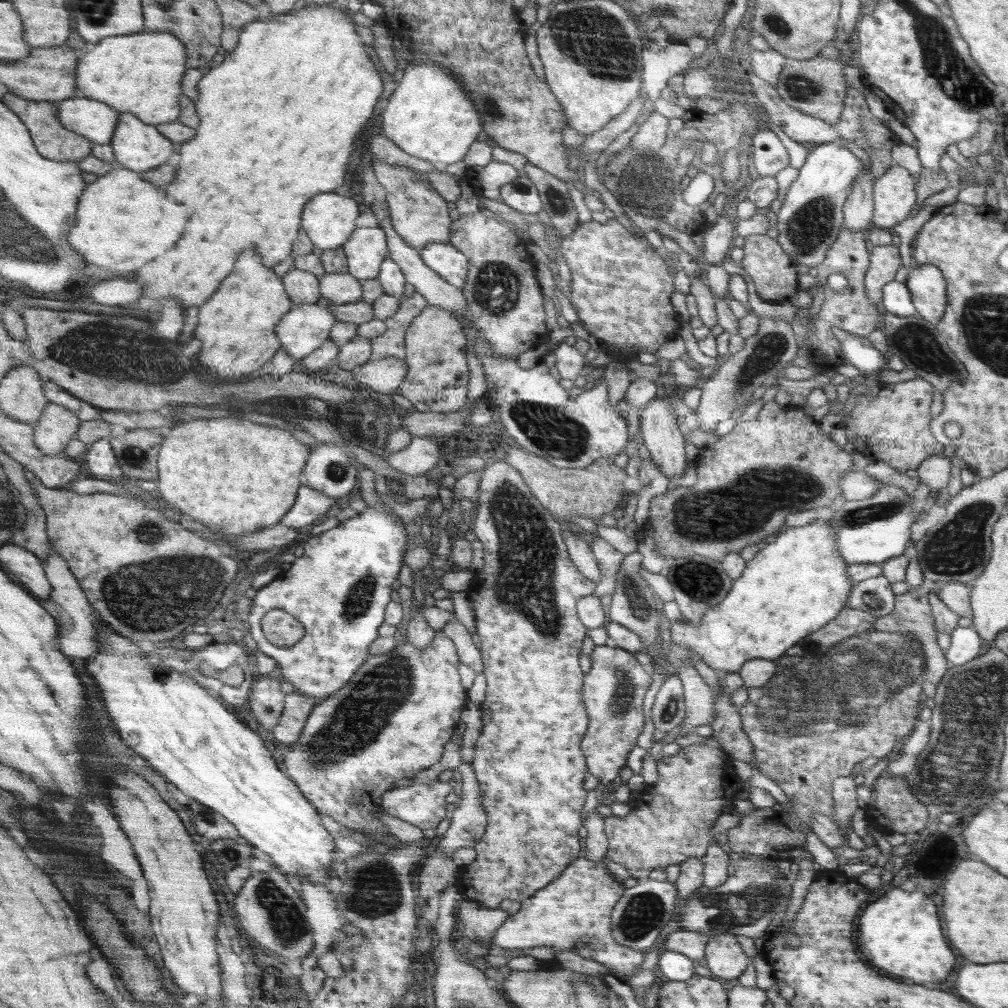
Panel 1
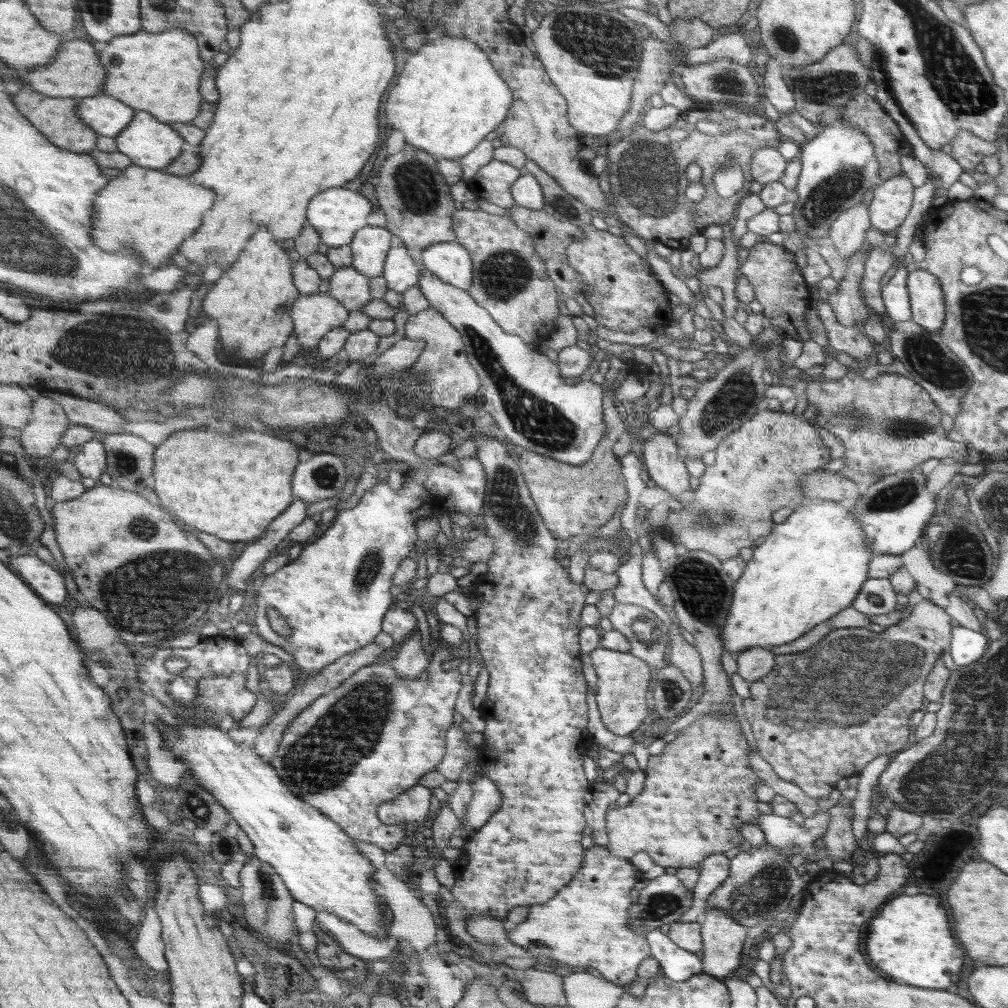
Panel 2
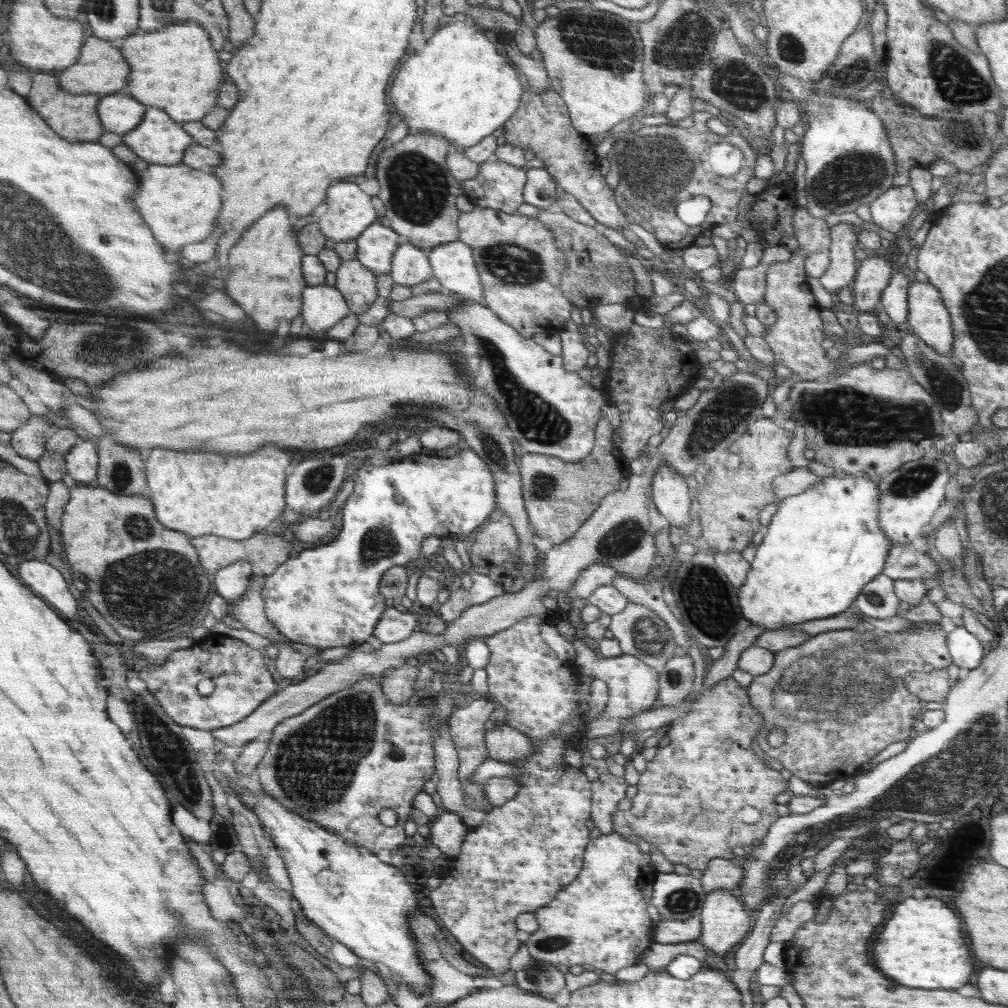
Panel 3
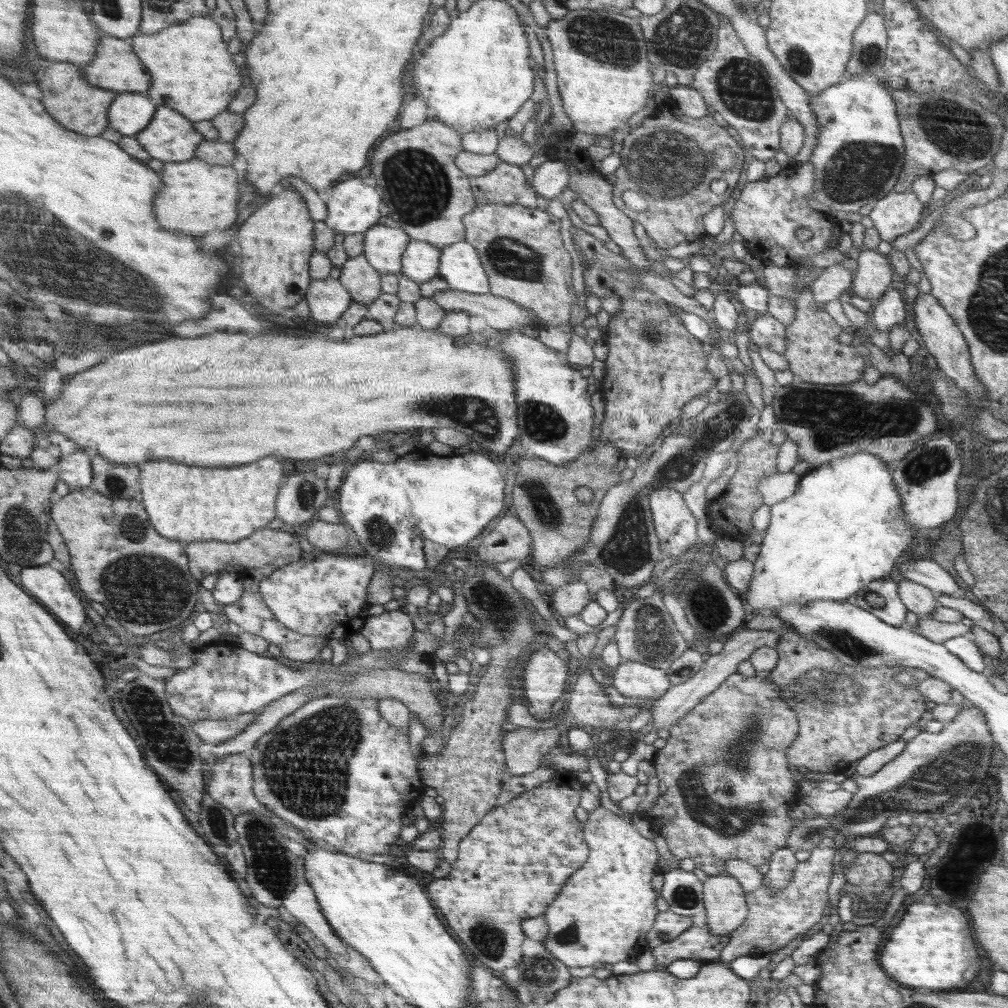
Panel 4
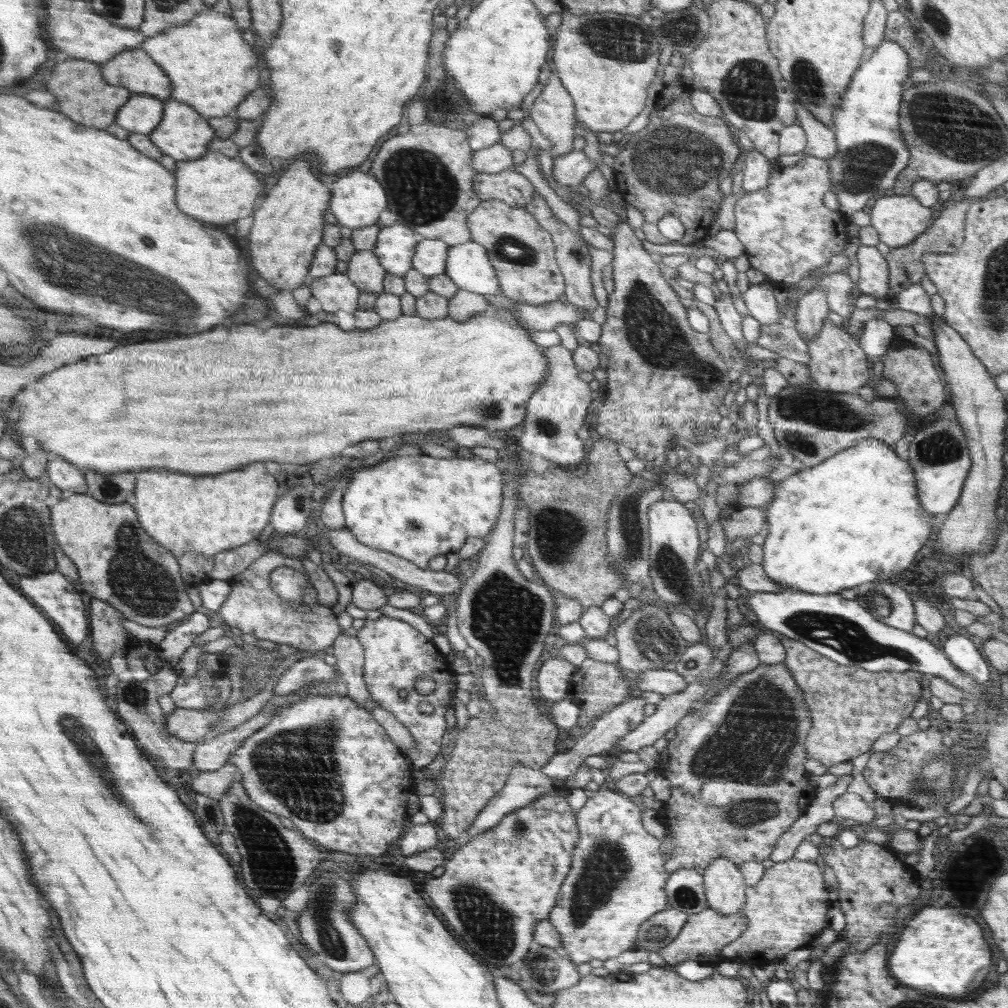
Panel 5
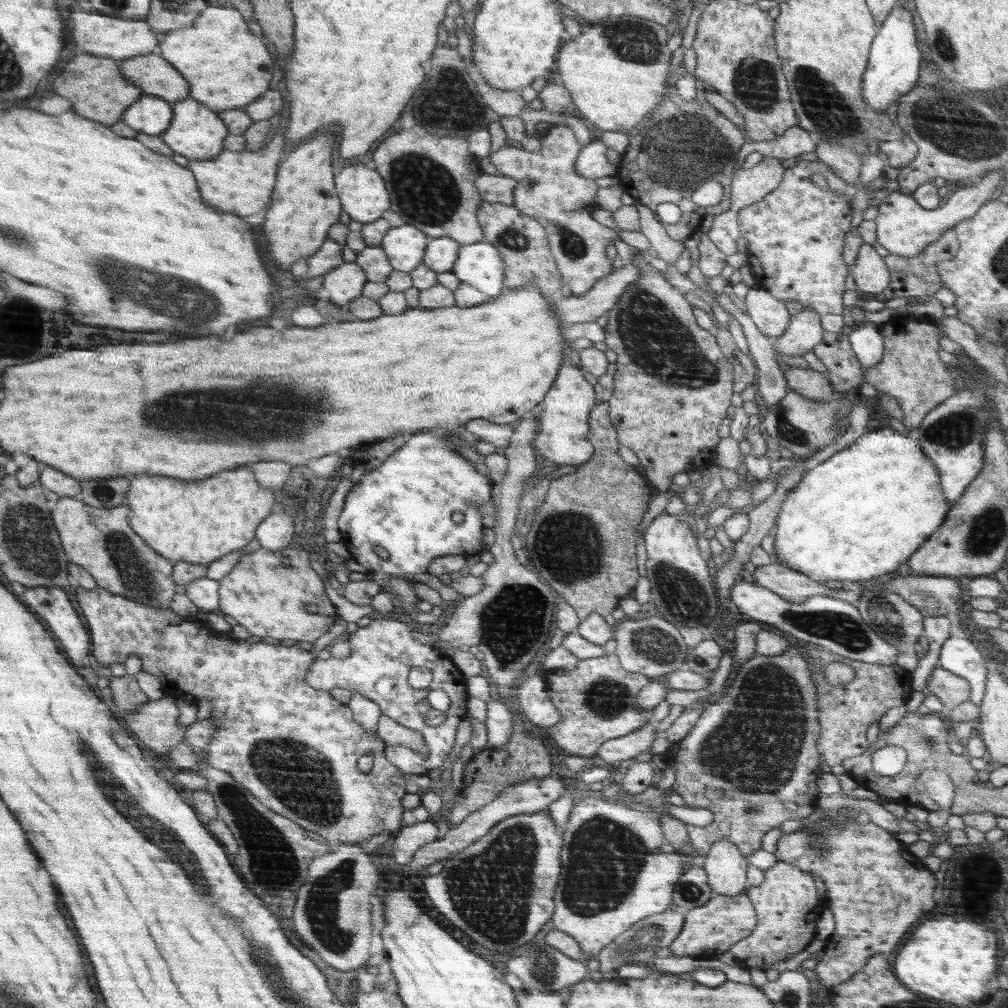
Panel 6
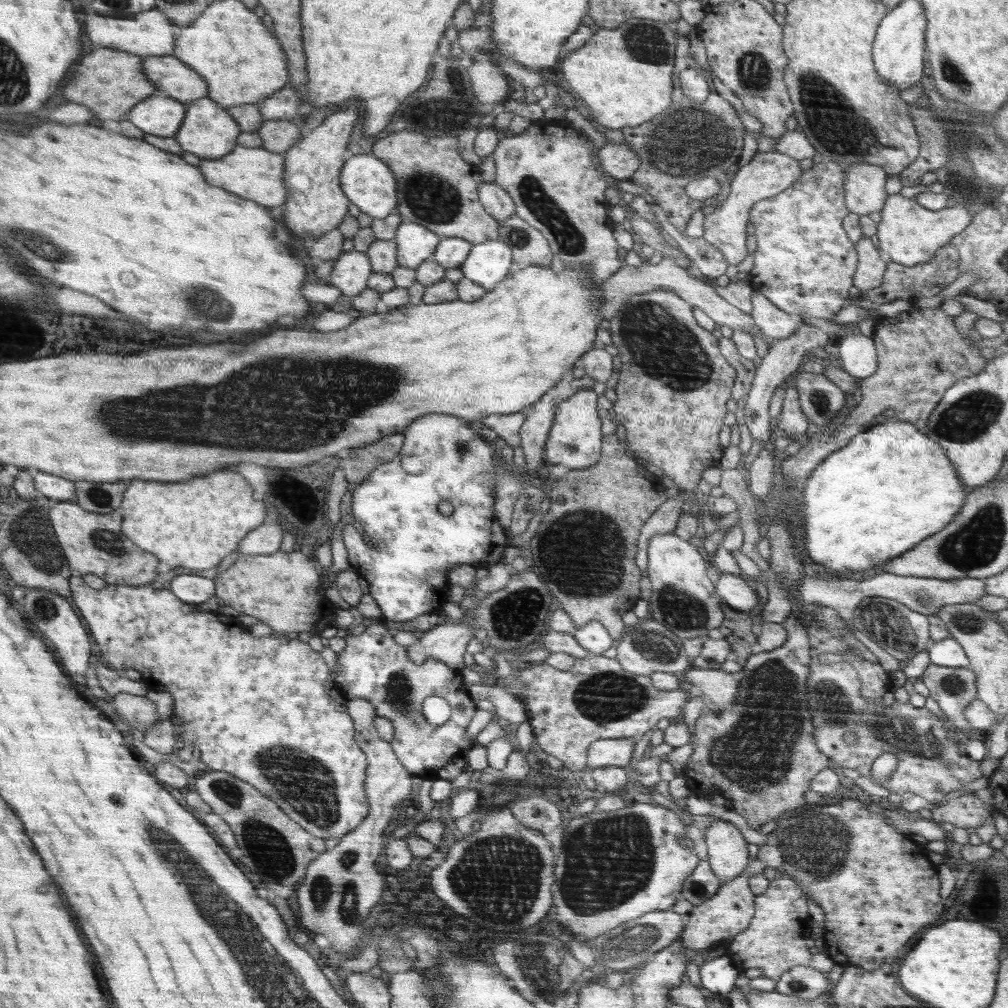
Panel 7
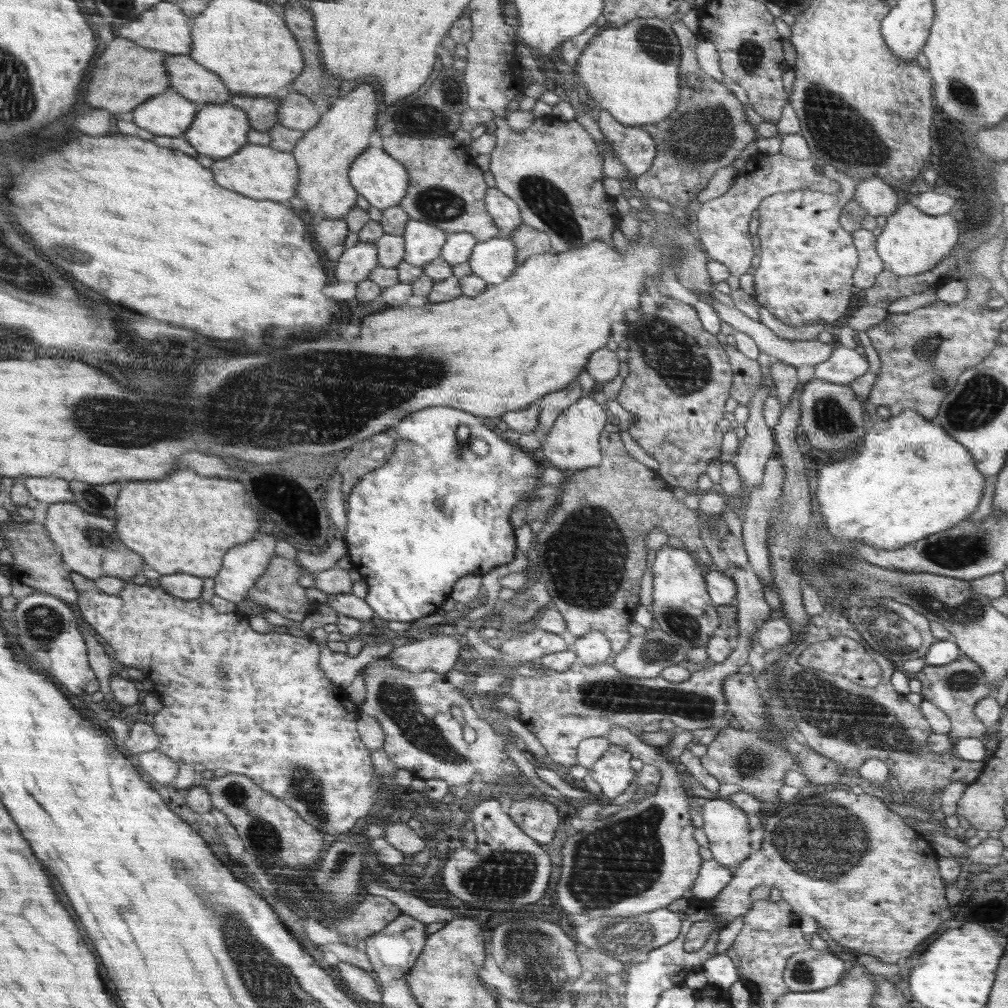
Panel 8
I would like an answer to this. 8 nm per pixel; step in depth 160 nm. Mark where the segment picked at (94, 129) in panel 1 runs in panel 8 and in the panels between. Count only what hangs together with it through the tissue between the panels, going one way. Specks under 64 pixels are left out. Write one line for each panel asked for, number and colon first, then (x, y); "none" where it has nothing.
2: (106, 116)
3: (120, 113)
4: (130, 113)
5: (142, 114)
6: (152, 115)
7: (160, 115)
8: (170, 114)

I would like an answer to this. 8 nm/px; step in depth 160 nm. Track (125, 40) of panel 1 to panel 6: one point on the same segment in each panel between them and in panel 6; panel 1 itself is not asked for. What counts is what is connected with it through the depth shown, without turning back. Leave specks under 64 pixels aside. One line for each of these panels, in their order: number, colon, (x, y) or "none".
2: (158, 73)
3: (176, 68)
4: (193, 72)
5: (211, 68)
6: (228, 68)

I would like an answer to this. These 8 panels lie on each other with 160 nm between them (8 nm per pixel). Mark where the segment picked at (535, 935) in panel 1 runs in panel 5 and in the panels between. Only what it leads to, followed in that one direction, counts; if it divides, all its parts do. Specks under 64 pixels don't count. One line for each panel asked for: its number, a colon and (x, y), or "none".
2: (585, 925)
3: (600, 922)
4: (604, 915)
5: (619, 882)

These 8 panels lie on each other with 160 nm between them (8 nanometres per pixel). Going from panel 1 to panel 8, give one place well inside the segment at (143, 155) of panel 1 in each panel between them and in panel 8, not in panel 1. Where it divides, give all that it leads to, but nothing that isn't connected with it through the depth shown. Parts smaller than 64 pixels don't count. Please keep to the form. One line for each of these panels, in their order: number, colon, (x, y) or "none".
2: (150, 143)
3: (159, 140)
4: (170, 137)
5: (184, 135)
6: (197, 133)
7: (209, 132)
8: (219, 130)

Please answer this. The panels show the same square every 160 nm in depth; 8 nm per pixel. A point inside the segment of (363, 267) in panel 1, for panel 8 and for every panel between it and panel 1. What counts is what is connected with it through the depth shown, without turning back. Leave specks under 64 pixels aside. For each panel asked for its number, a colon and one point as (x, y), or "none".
2: (371, 246)
3: (376, 247)
4: (384, 246)
5: (396, 245)
6: (405, 245)
7: (415, 244)
8: (424, 242)

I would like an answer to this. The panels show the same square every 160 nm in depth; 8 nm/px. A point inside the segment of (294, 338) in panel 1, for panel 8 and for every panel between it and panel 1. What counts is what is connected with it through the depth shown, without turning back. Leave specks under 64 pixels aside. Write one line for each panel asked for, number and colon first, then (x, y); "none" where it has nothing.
2: (315, 315)
3: (323, 306)
4: (328, 299)
5: (336, 292)
6: (346, 282)
7: (351, 270)
8: (356, 263)

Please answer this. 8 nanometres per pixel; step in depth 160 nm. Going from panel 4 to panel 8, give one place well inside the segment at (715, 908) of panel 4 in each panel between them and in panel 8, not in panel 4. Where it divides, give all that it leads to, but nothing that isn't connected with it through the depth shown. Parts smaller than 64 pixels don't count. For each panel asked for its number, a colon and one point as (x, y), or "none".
5: (723, 881)
6: (725, 865)
7: (727, 854)
8: (725, 825)

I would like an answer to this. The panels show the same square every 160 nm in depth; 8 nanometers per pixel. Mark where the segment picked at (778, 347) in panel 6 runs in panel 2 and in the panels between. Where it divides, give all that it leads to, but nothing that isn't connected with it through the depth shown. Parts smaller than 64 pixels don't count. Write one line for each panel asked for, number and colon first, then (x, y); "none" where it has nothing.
2: (847, 234)
3: (842, 270)
4: (835, 282)
5: (812, 309)

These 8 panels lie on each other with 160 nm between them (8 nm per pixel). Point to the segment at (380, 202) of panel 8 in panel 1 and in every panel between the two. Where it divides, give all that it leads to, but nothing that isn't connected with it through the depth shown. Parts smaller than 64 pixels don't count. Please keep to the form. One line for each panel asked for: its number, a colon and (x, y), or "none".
1: (328, 219)
2: (338, 215)
3: (350, 212)
4: (352, 208)
5: (357, 199)
6: (361, 189)
7: (367, 181)

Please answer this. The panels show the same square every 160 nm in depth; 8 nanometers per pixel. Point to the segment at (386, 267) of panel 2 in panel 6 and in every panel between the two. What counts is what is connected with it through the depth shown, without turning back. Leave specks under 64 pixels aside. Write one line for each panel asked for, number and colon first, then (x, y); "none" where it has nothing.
3: (411, 265)
4: (421, 261)
5: (431, 255)
6: (442, 253)

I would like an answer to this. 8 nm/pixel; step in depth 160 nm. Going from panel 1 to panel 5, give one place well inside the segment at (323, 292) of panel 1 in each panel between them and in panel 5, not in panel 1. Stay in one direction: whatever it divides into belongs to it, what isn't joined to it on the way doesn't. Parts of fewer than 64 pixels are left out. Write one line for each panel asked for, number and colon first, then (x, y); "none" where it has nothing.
2: (349, 286)
3: (358, 284)
4: (363, 281)
5: (364, 270)

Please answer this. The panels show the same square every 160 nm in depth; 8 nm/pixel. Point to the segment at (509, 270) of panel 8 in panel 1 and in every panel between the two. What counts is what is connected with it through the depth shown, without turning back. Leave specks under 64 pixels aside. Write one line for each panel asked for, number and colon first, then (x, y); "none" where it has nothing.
1: (451, 264)
2: (450, 262)
3: (453, 264)
4: (459, 265)
5: (468, 266)
6: (480, 264)
7: (488, 264)

